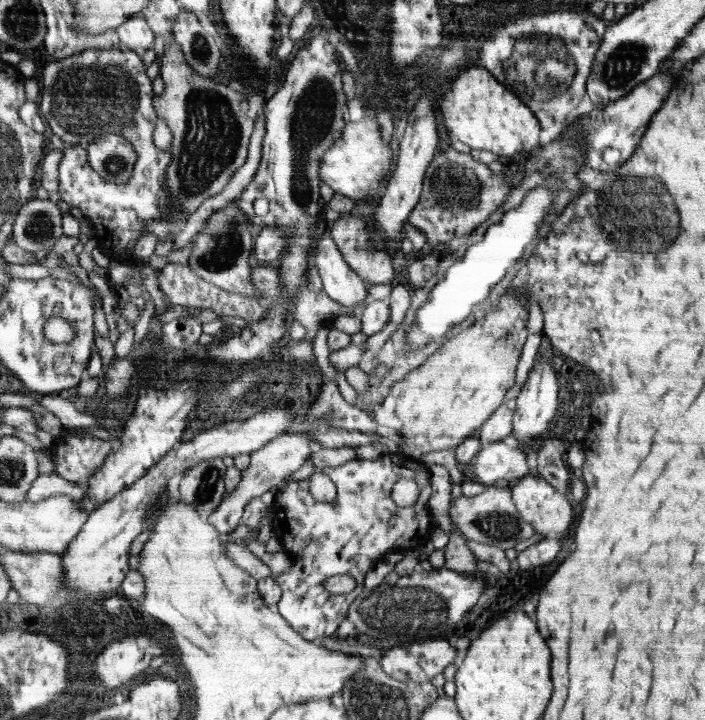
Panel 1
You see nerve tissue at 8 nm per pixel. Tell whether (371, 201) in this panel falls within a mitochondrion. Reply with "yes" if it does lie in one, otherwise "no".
no

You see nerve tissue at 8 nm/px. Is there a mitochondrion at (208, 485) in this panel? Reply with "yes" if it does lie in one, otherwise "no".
yes

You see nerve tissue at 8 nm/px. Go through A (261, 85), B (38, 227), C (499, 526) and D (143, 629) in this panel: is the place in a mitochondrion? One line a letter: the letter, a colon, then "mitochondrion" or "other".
A: other
B: mitochondrion
C: mitochondrion
D: other

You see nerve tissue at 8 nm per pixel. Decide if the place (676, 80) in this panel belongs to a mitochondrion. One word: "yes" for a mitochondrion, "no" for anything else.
no

